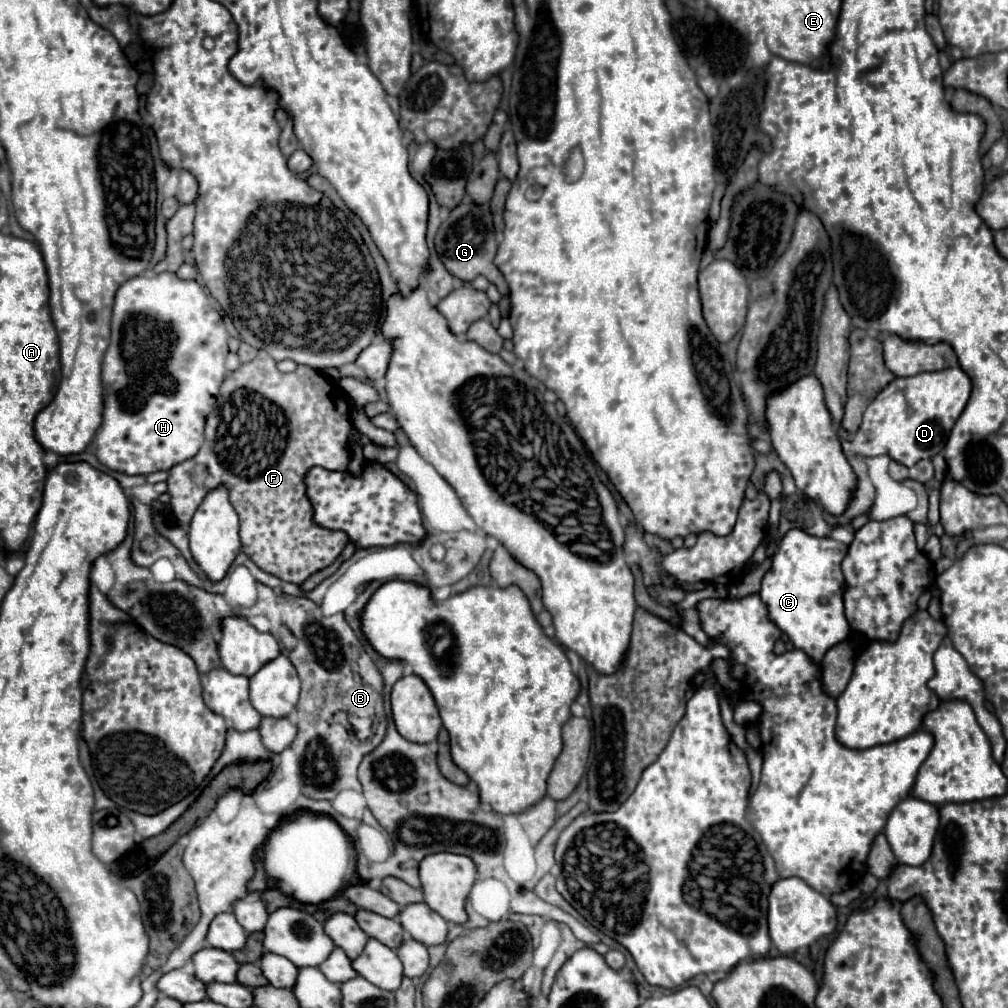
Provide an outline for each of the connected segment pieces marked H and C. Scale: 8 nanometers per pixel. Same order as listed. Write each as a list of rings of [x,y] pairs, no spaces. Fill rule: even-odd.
[[[160,273],[156,277],[132,277],[128,279],[116,293],[116,301],[114,301],[114,311],[112,311],[112,337],[110,337],[110,347],[104,355],[104,363],[102,363],[102,385],[104,385],[104,421],[98,427],[94,439],[92,439],[92,447],[96,449],[96,457],[102,465],[106,465],[112,471],[118,473],[126,473],[126,475],[148,475],[154,471],[170,471],[176,463],[182,463],[186,459],[192,459],[198,449],[204,443],[204,425],[206,425],[206,417],[208,413],[214,409],[216,405],[216,397],[218,397],[218,389],[222,385],[222,381],[226,379],[226,361],[228,355],[228,331],[222,323],[222,315],[210,305],[210,299],[204,291],[202,285],[198,285],[196,281],[184,281],[178,279],[176,273]],[[154,393],[164,395],[164,399],[170,401],[152,401]]]
[[[790,529],[772,557],[772,567],[762,579],[760,599],[768,607],[770,621],[788,635],[794,649],[804,651],[820,665],[826,651],[848,639],[852,629],[844,615],[846,579],[840,569],[848,545],[832,537],[812,537],[802,529]]]

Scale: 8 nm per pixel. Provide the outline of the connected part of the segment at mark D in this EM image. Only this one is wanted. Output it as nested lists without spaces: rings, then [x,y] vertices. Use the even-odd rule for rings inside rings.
[[[960,367],[898,377],[866,407],[860,429],[844,441],[844,449],[860,457],[888,455],[906,467],[912,467],[920,459],[932,459],[944,449],[956,419],[970,399],[970,391],[972,383]]]

